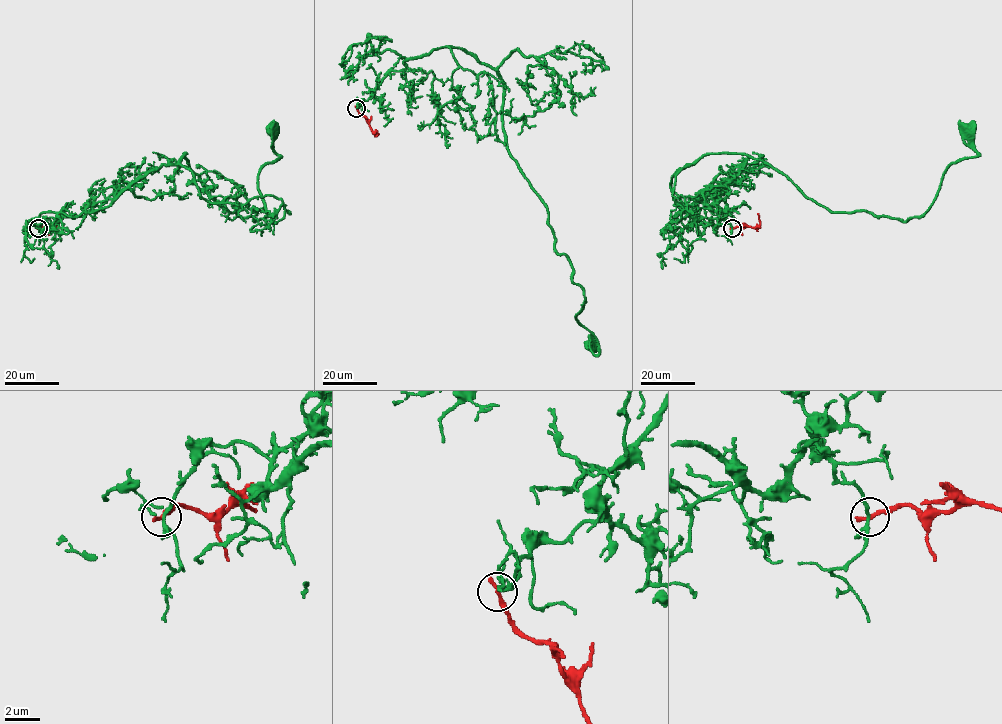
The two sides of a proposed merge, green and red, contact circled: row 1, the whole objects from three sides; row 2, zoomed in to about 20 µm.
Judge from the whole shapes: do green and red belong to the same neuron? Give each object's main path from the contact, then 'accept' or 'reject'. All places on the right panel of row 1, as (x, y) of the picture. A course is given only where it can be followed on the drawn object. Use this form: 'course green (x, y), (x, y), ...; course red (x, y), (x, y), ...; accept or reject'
course green (732, 228), (683, 212), (672, 175), (747, 154), (832, 212), (905, 221), (950, 165), (977, 156), (969, 130); course red (732, 228), (756, 227), (760, 223), (758, 213); reject

